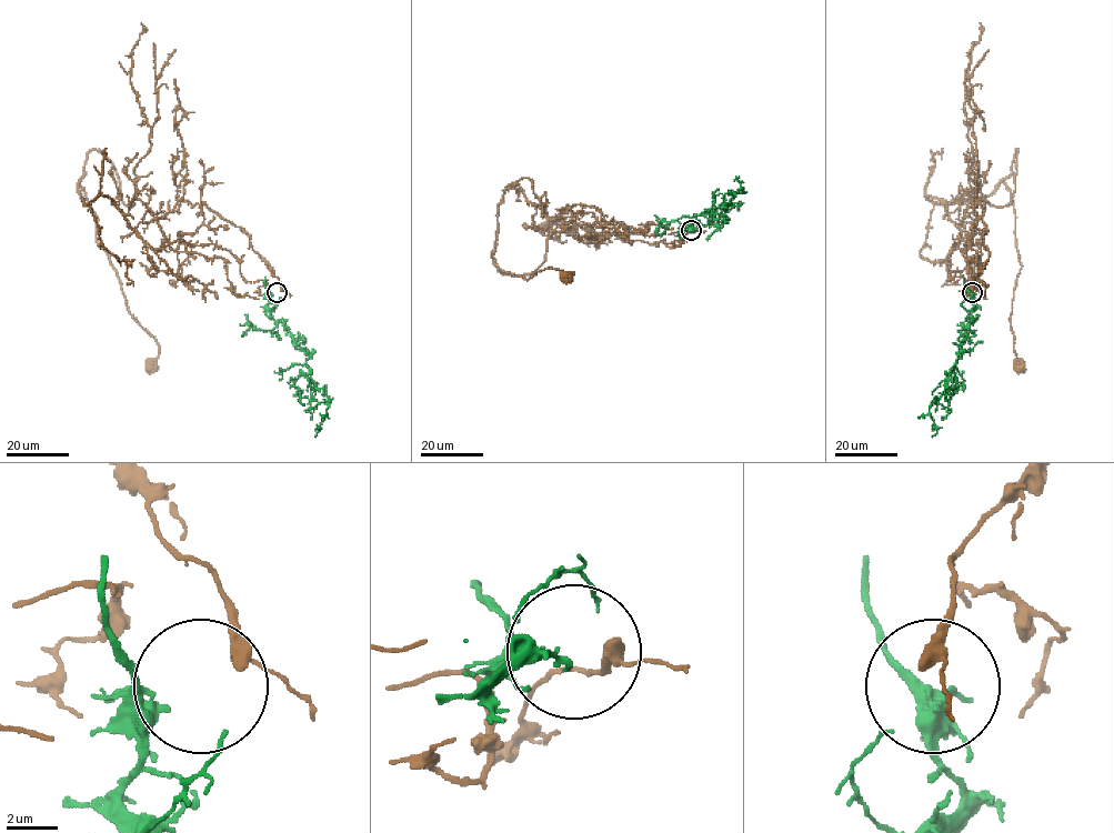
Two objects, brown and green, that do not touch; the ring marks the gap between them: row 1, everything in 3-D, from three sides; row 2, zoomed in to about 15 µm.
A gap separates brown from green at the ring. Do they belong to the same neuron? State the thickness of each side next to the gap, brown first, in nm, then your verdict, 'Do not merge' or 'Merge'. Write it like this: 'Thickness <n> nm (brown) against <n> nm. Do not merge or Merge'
Thickness 440 nm (brown) against 420 nm. Do not merge

